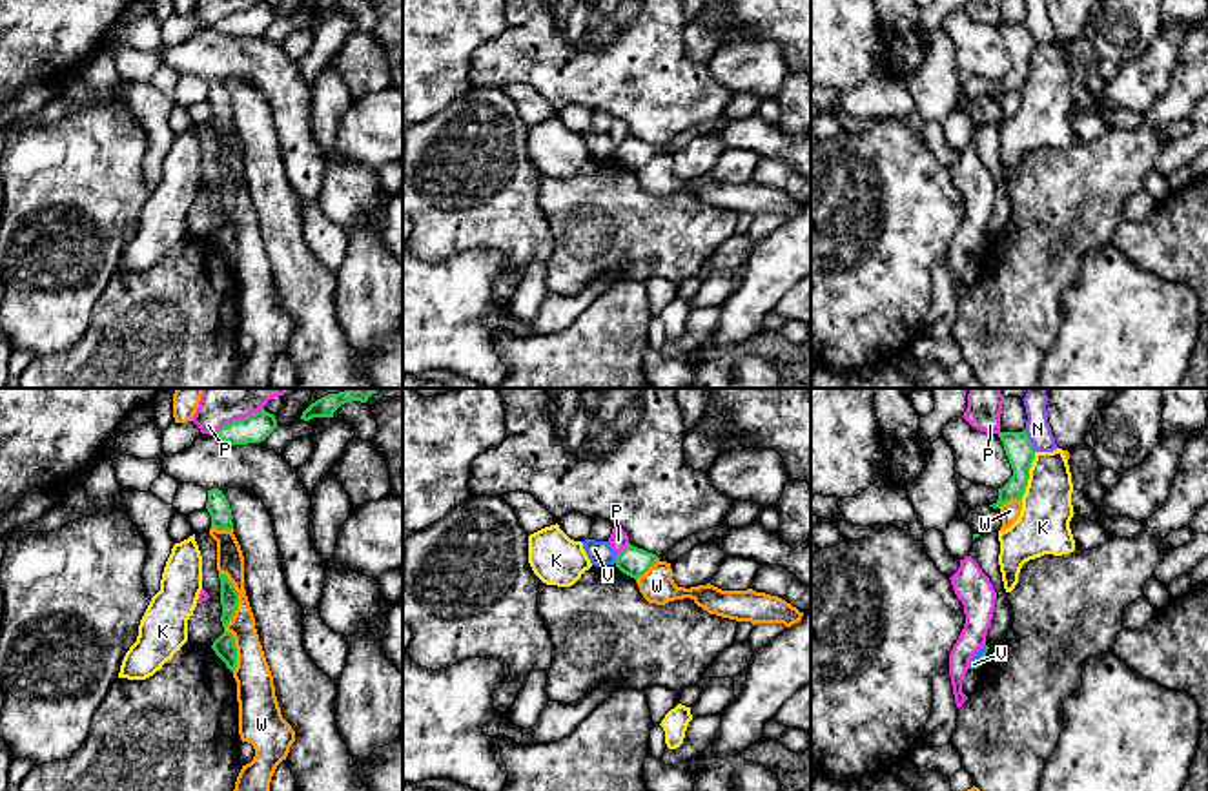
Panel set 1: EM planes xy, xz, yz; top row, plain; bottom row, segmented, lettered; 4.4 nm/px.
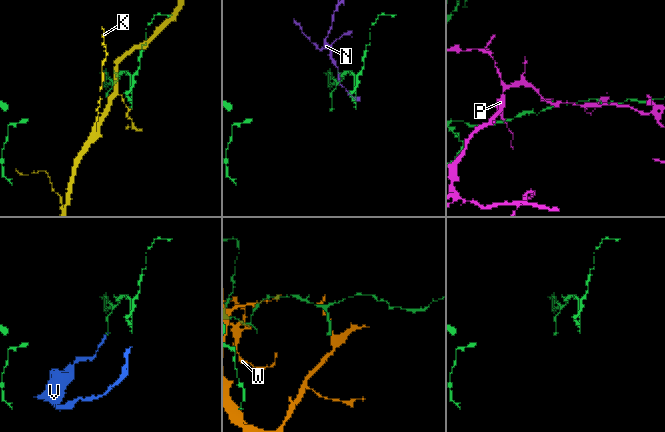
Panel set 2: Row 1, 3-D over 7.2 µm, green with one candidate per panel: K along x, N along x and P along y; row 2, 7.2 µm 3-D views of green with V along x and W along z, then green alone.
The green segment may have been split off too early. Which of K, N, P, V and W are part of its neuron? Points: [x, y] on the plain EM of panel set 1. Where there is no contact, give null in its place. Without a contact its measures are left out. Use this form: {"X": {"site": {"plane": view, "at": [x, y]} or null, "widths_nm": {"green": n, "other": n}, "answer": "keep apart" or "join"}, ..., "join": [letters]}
{"K": {"site": {"plane": "yz", "at": [1028, 68]}, "widths_nm": {"green": 120, "other": 240}, "answer": "keep apart"}, "N": {"site": {"plane": "yz", "at": [1030, 33]}, "widths_nm": {"green": 120, "other": 110}, "answer": "keep apart"}, "P": {"site": {"plane": "xy", "at": [239, 11]}, "widths_nm": {"green": 120, "other": 110}, "answer": "keep apart"}, "V": {"site": {"plane": "xz", "at": [616, 150]}, "widths_nm": {"green": 130, "other": 110}, "answer": "keep apart"}, "W": {"site": {"plane": "xy", "at": [230, 212]}, "widths_nm": {"green": 80, "other": 150}, "answer": "keep apart"}, "join": []}

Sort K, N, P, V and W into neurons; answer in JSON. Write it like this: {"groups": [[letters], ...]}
{"groups": [["K"], ["N"], ["P"], ["V"], ["W"]]}

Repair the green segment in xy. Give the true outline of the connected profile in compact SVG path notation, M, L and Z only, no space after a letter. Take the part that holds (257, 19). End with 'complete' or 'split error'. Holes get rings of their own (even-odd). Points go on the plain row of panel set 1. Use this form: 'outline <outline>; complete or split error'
outline M262 0L250 9L220 18L213 27L230 36L248 36L264 33L275 20L275 7Z; complete

